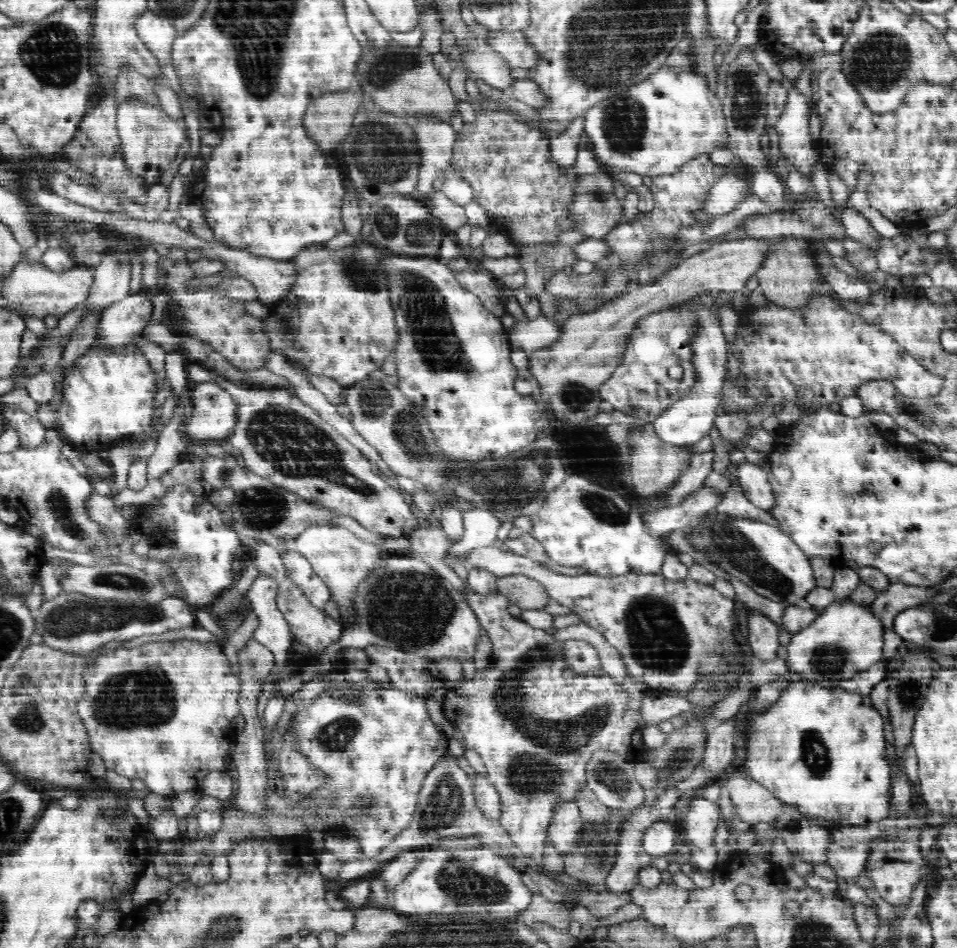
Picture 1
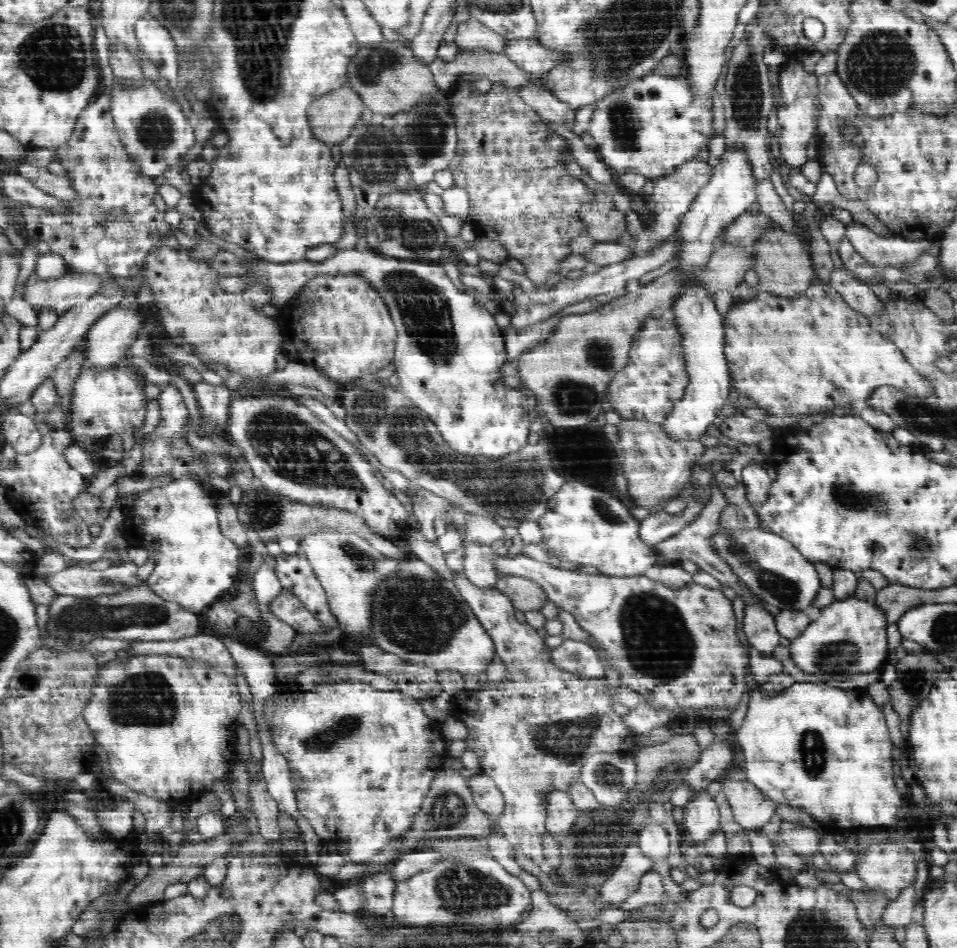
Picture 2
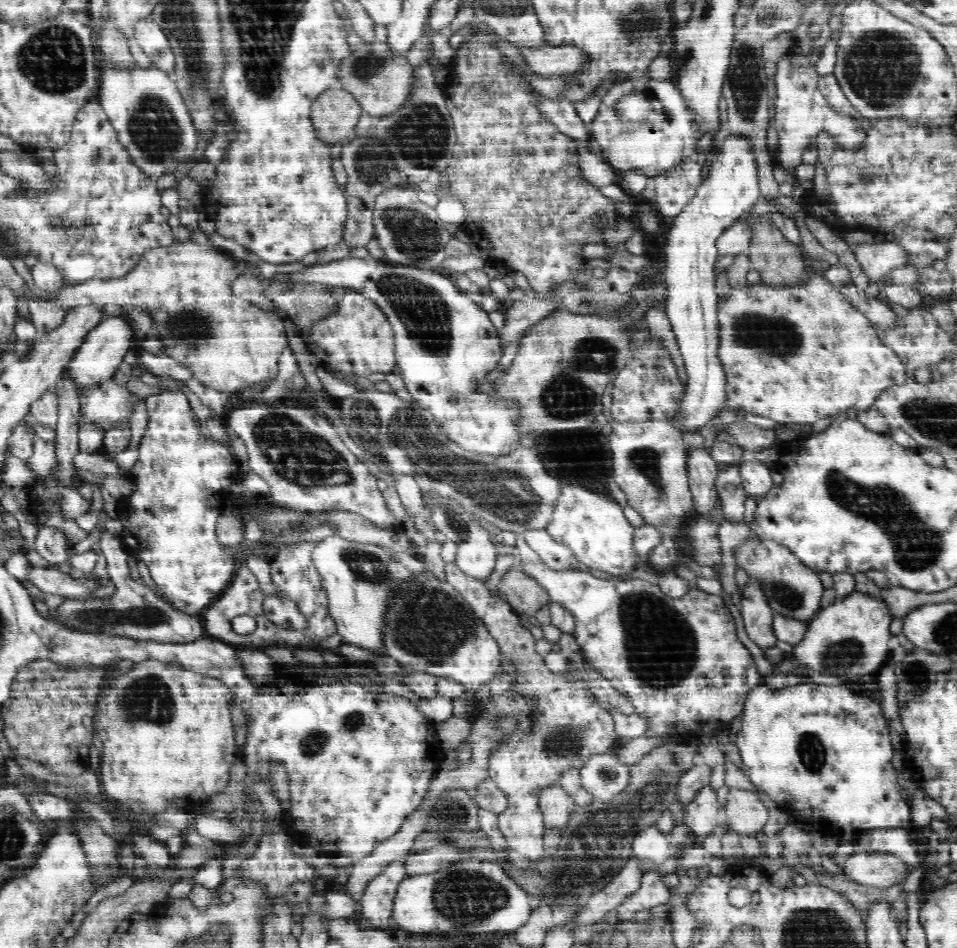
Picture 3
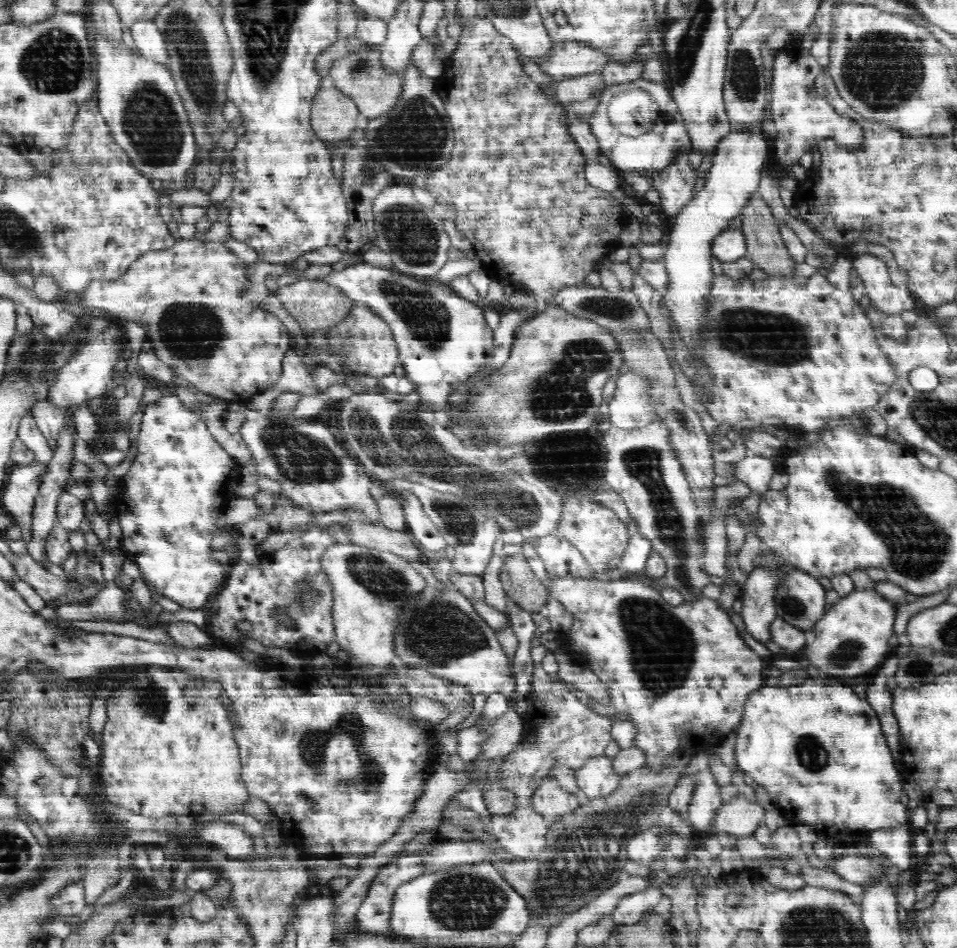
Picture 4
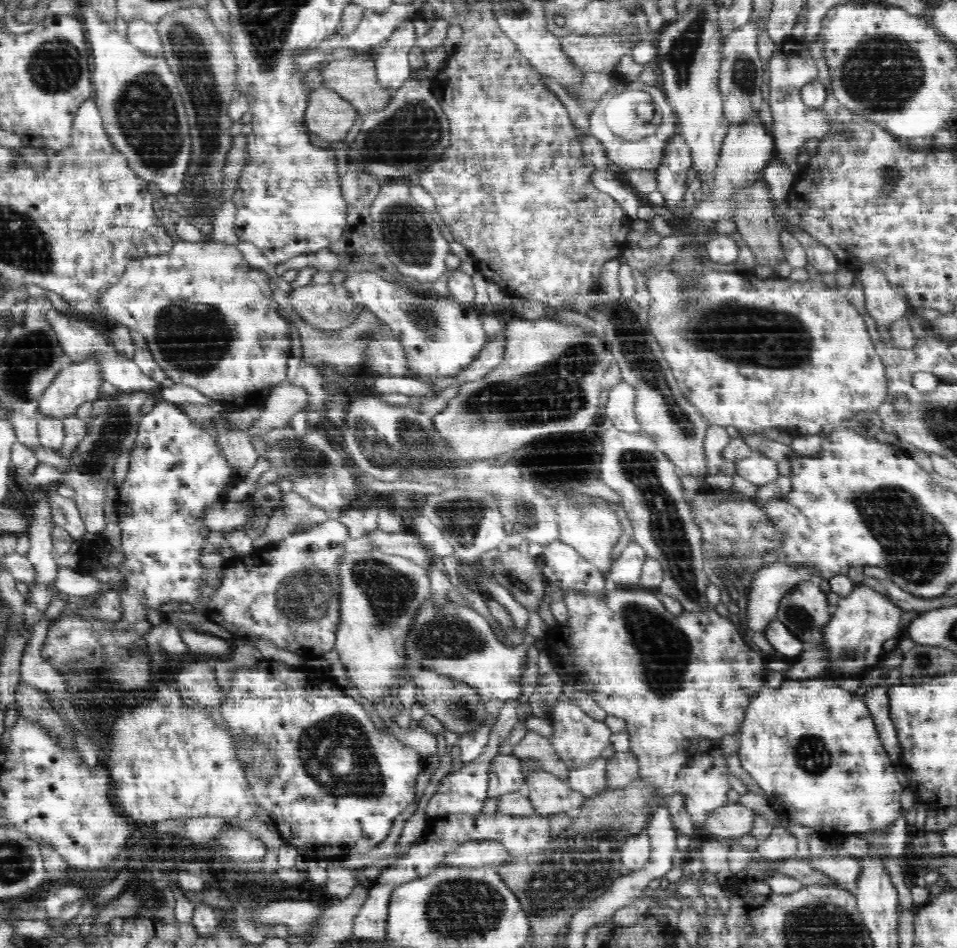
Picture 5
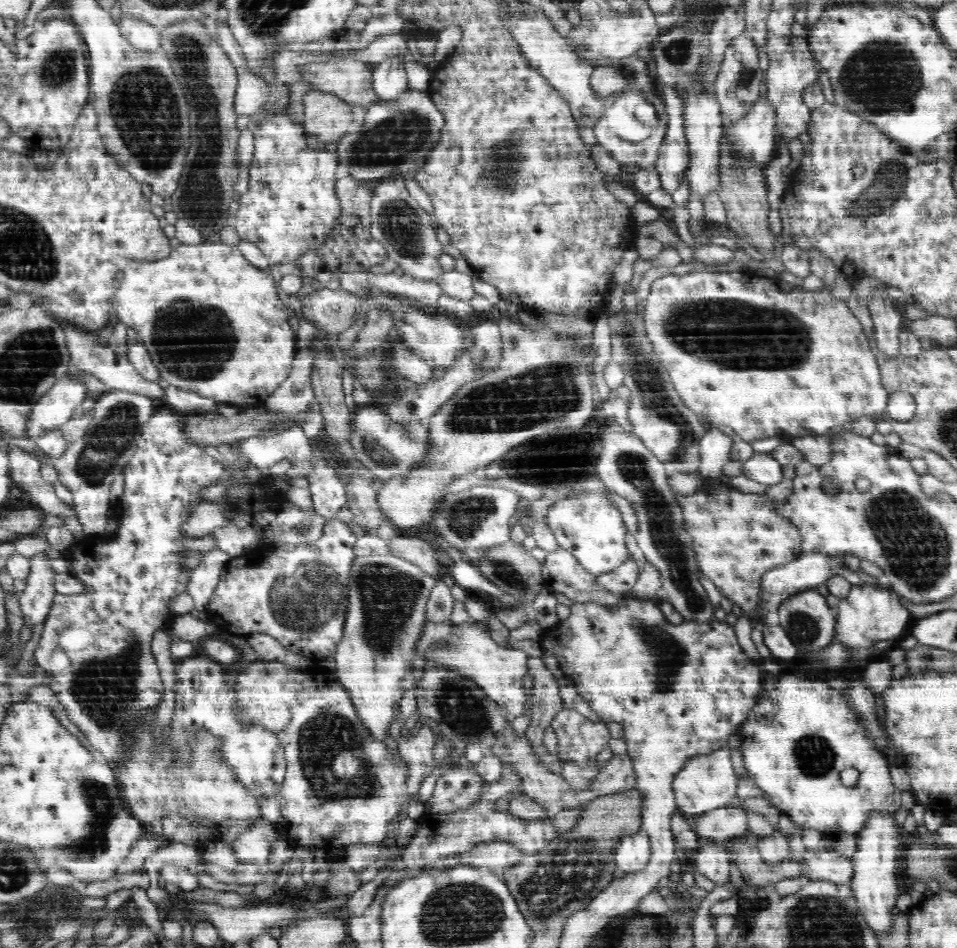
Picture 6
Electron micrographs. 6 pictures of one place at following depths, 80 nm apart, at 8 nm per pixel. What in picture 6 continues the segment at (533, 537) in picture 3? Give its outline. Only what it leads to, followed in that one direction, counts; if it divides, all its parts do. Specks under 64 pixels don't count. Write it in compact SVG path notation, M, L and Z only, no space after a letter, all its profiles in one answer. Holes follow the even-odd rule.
M558 548L544 562L541 576L550 591L568 597L574 603L596 602L602 606L618 606L622 598L604 591L592 575L582 569L572 553Z

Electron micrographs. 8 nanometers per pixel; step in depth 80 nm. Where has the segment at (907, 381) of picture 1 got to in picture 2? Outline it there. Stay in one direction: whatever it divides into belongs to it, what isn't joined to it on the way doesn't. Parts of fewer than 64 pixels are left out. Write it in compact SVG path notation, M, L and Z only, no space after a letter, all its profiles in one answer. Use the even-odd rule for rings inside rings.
M822 279L814 282L810 285L800 297L778 297L772 293L767 293L764 290L755 289L756 296L750 300L736 299L734 304L728 309L726 316L723 318L723 326L725 329L725 357L728 360L728 368L730 371L731 386L733 389L733 397L736 396L743 401L745 406L760 408L767 412L769 416L778 416L784 418L784 416L814 416L826 412L826 410L834 410L834 408L848 408L853 402L868 403L870 400L870 394L878 388L878 386L895 386L900 392L906 392L910 396L914 396L916 399L923 399L930 393L934 393L933 383L929 381L929 377L918 374L914 367L910 364L908 358L902 354L902 351L893 343L889 338L885 338L884 335L874 331L870 325L867 317L855 311L844 301L842 295L832 287L829 283L824 282Z

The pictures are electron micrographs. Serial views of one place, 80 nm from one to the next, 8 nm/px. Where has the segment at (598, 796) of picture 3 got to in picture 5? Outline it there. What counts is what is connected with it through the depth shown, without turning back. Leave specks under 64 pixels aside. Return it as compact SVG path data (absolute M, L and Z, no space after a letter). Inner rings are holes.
M595 758L590 764L569 768L569 785L587 798L607 790L607 759Z

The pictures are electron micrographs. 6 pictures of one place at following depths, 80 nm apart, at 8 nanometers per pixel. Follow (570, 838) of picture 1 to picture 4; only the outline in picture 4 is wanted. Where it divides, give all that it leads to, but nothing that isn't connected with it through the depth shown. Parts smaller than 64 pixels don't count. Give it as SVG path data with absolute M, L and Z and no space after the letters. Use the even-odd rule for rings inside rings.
M552 776L546 777L533 792L534 811L542 815L548 825L565 819L580 803L580 796L564 790Z

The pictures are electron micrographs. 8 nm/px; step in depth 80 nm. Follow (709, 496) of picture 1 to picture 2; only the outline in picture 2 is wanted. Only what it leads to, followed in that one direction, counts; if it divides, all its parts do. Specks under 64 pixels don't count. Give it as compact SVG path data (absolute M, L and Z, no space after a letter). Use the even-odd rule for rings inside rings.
M690 502L682 511L670 514L666 512L650 513L643 519L640 526L640 536L646 544L656 546L667 540L670 536L694 522L693 518L700 514L700 511L708 504L701 502Z

